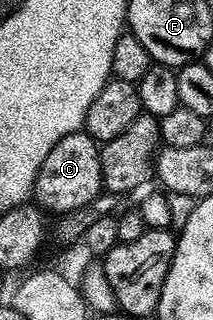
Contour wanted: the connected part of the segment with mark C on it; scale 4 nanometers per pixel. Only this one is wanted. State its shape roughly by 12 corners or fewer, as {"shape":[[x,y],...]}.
{"shape":[[57,140],[37,172],[34,205],[62,216],[104,189],[100,143]]}

